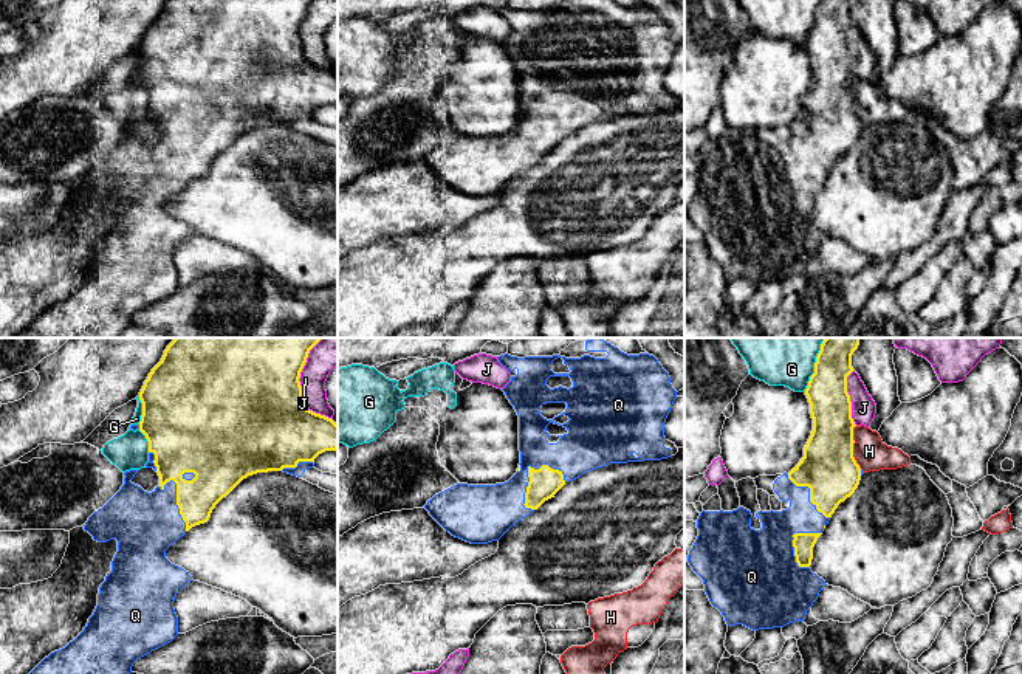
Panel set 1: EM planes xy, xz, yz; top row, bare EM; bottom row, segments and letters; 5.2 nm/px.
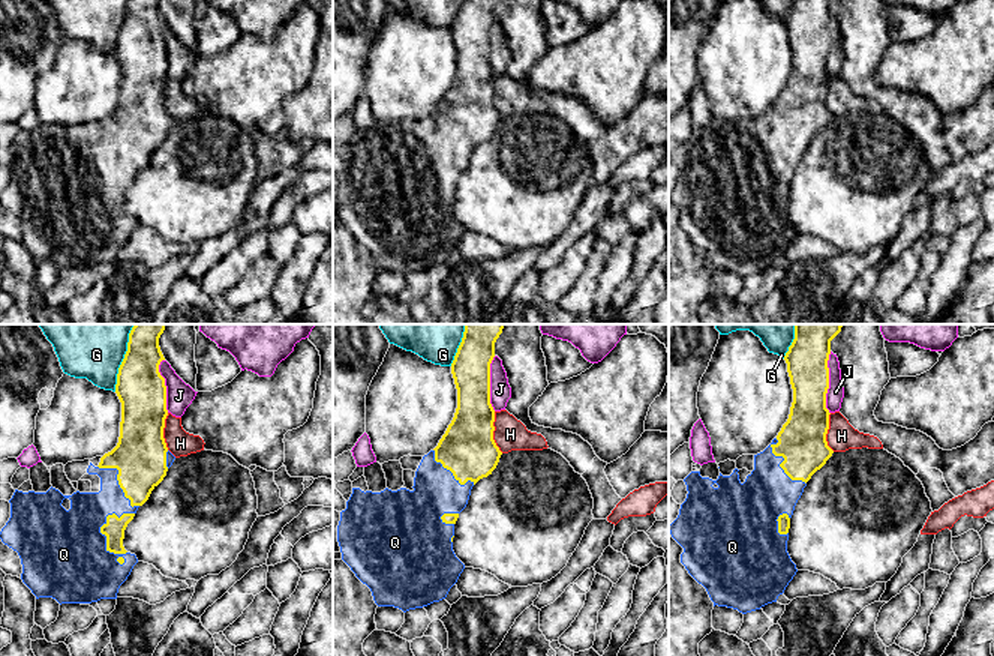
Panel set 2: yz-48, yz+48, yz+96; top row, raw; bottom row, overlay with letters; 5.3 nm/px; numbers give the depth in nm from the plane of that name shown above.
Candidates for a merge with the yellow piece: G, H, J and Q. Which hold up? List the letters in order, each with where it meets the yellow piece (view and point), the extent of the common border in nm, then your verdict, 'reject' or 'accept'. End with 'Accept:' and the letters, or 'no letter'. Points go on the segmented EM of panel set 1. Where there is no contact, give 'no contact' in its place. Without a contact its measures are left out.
G: contact yz (815, 364); length 300 nm; reject
H: contact yz (852, 447); length 240 nm; reject
J: contact xy (299, 385); length 420 nm; reject
Q: contact xz (528, 473); length 280 nm; accept
Accept: Q

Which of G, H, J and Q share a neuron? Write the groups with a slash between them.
G / H / J / Q

